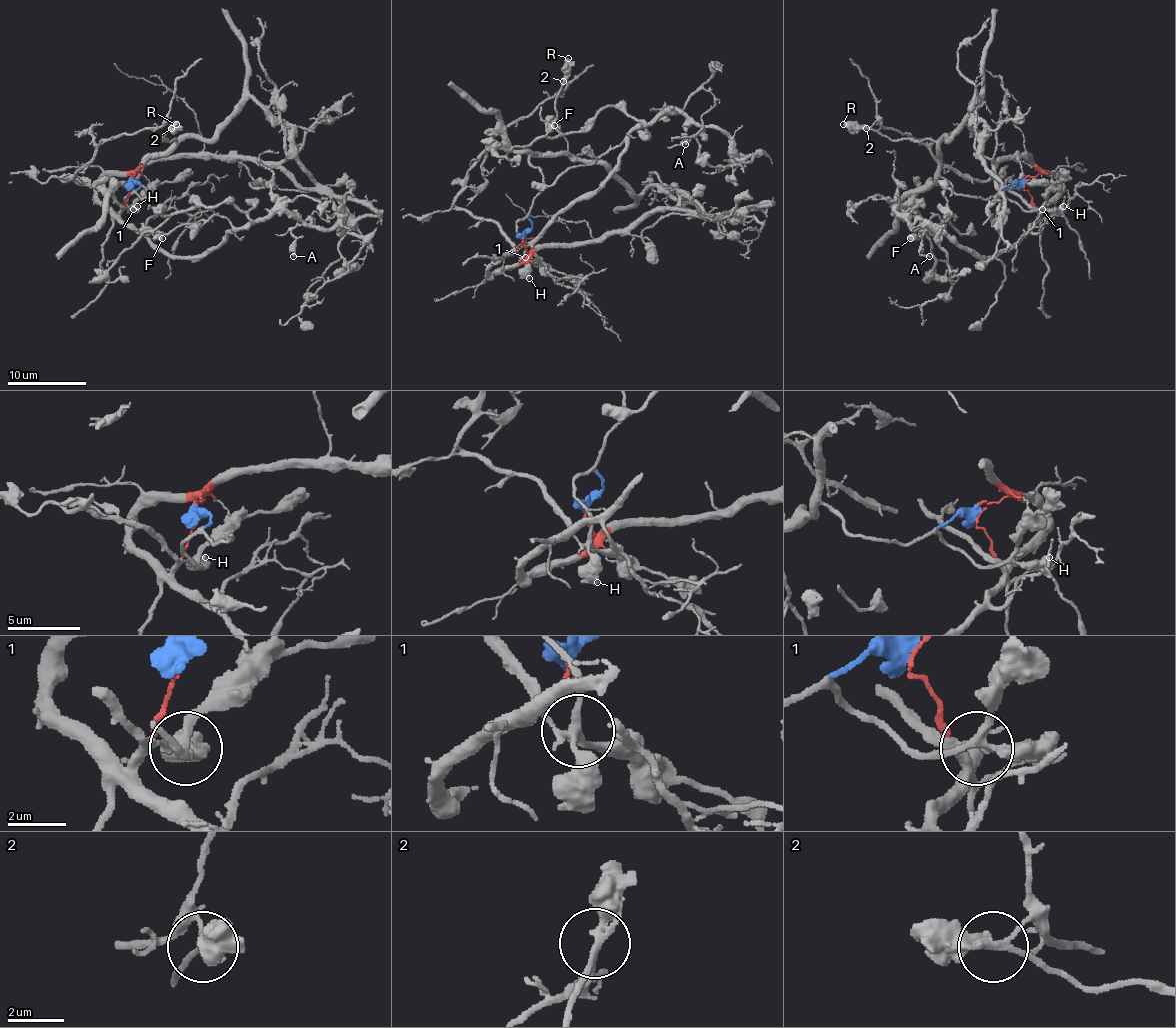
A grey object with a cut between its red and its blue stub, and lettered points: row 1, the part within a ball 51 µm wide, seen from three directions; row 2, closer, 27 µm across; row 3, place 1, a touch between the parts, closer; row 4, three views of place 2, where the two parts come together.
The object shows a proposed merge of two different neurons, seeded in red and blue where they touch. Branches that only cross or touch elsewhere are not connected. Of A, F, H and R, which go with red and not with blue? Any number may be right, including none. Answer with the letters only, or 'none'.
A, F

